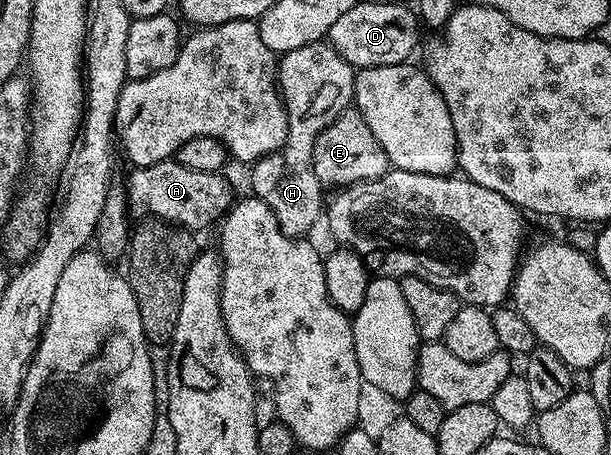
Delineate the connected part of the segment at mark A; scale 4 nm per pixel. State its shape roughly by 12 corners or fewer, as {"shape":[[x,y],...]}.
{"shape":[[177,160],[130,172],[132,215],[200,232],[233,205],[222,173]]}

